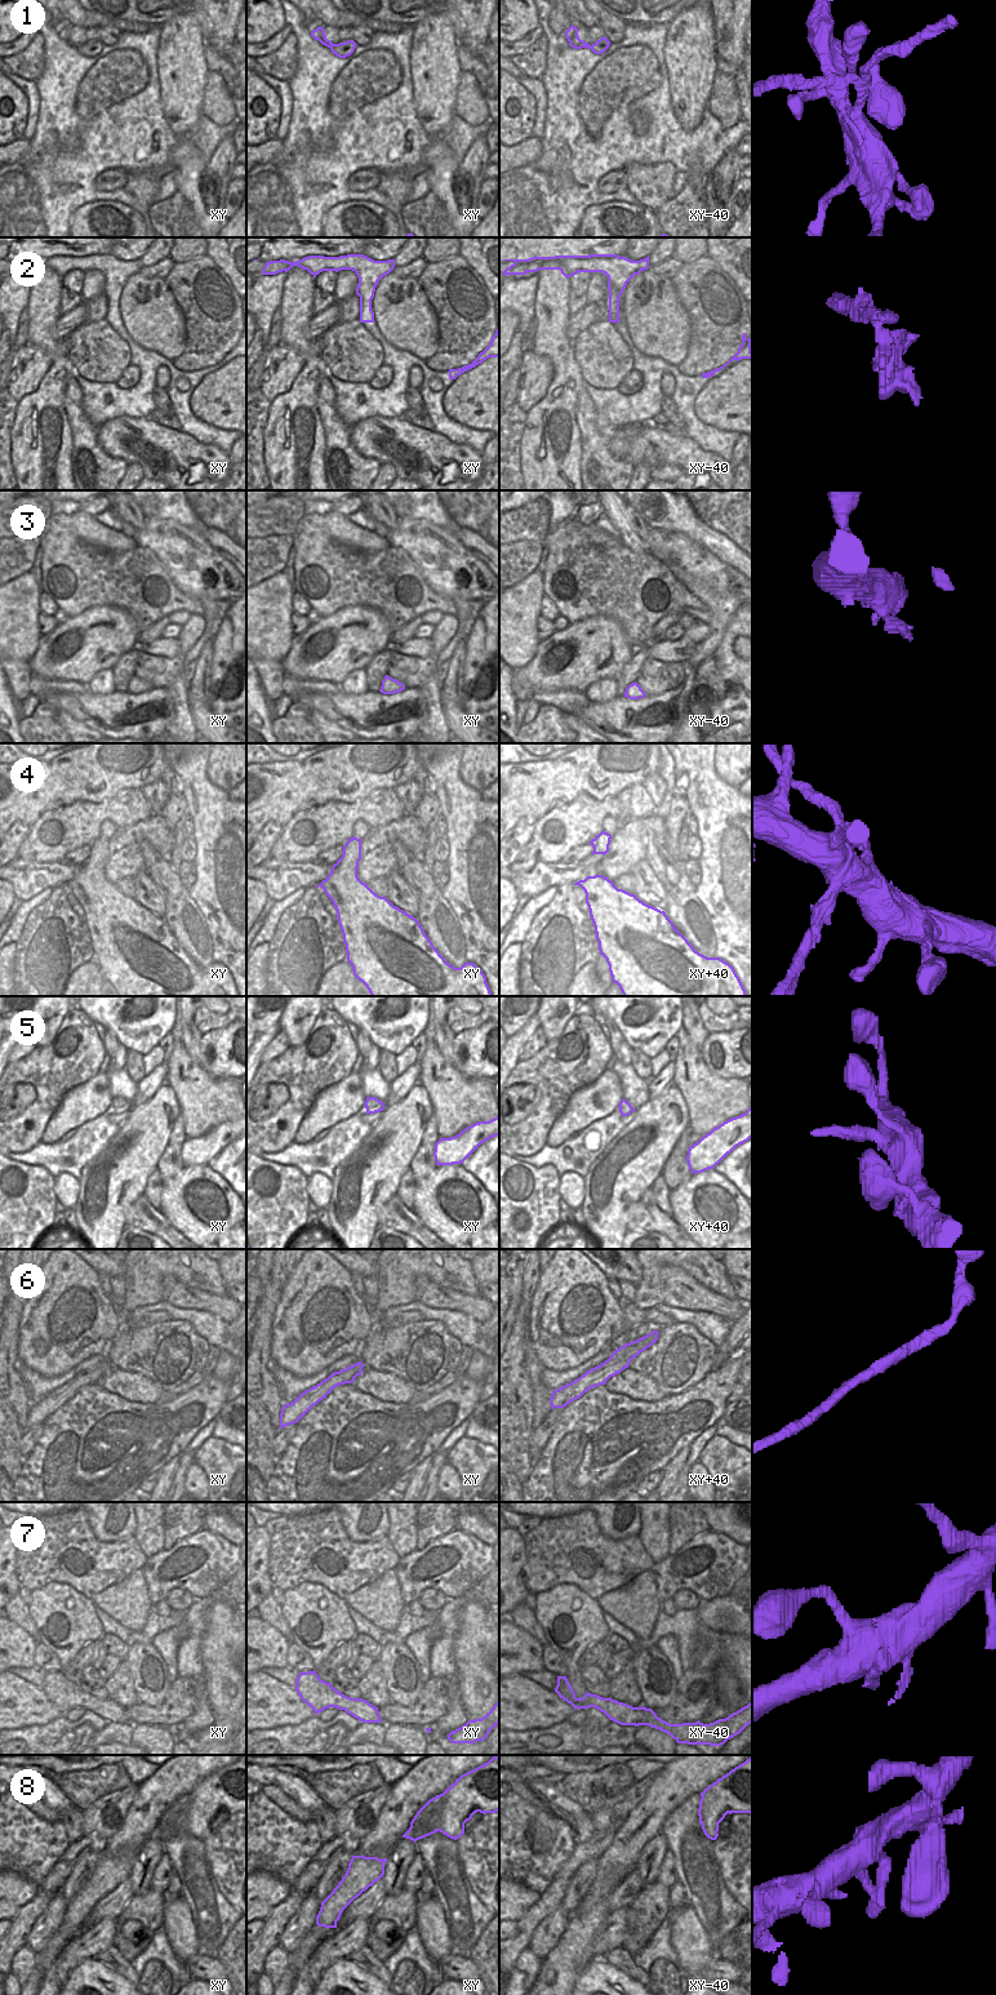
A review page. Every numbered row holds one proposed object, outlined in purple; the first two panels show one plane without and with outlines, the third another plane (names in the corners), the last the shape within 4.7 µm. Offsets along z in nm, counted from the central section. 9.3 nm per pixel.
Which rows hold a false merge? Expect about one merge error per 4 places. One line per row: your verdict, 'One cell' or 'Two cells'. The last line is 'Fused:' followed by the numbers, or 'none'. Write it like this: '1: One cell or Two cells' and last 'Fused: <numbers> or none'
1: Two cells
2: One cell
3: One cell
4: Two cells
5: One cell
6: One cell
7: One cell
8: One cell
Fused: 1, 4

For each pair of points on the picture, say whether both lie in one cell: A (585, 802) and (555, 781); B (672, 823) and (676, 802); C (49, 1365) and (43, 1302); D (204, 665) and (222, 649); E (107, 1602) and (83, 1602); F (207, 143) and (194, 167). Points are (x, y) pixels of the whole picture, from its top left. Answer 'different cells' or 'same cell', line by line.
A: different cells
B: same cell
C: same cell
D: different cells
E: different cells
F: different cells

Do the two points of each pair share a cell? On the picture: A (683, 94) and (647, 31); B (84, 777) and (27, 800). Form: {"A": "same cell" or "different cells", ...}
{"A": "different cells", "B": "same cell"}

